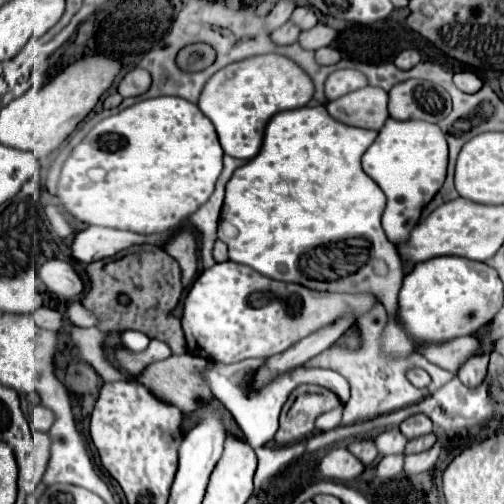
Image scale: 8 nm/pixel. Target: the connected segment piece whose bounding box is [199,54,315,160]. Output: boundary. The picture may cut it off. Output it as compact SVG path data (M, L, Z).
M265 54L233 62L213 74L201 92L199 108L213 122L225 154L251 160L261 148L261 134L269 118L281 110L303 108L313 92L311 78L295 62L281 54Z

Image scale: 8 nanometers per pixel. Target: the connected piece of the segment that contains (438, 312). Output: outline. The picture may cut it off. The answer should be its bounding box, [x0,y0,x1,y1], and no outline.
[383,256,503,356]

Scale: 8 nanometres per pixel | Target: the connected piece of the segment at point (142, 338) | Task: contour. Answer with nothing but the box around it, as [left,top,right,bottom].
[121,330,150,352]

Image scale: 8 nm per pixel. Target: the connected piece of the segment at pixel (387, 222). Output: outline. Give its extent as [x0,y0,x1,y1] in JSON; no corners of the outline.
[363,118,447,246]

